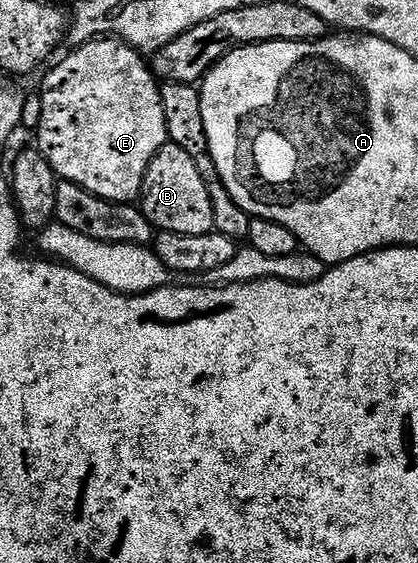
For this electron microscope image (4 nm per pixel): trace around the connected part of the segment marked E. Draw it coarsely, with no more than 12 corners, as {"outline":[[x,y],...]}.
{"outline":[[120,39],[41,83],[36,154],[94,200],[140,192],[163,147]]}

